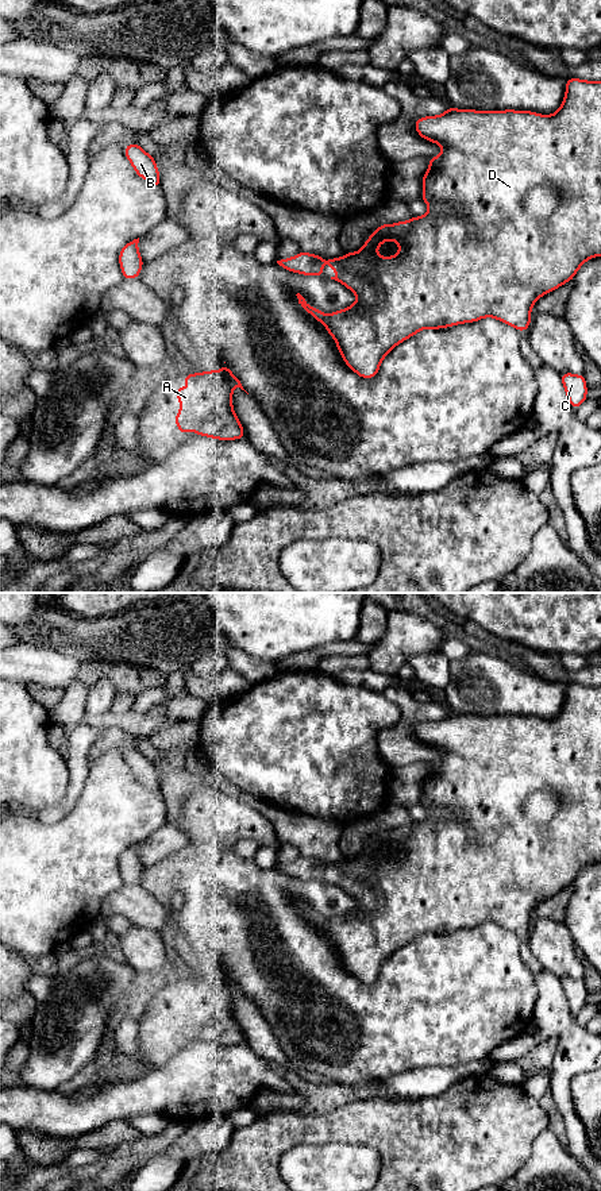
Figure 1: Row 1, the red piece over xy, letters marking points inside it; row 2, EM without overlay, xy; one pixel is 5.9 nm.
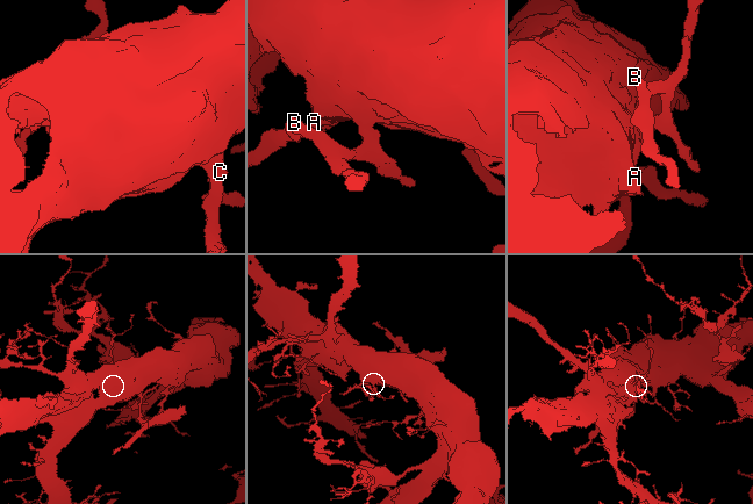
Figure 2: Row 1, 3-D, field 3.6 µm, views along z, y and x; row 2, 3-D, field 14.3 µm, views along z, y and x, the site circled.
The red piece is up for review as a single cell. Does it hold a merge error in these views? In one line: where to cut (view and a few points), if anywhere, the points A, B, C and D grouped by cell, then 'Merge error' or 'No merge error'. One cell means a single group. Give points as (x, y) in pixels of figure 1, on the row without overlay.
No split. Groups: A B C D. No merge error

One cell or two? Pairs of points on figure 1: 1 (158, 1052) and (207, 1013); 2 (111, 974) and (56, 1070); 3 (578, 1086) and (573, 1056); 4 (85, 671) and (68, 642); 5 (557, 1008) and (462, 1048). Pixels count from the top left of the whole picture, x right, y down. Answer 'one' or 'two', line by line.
1: one
2: one
3: two
4: two
5: two

